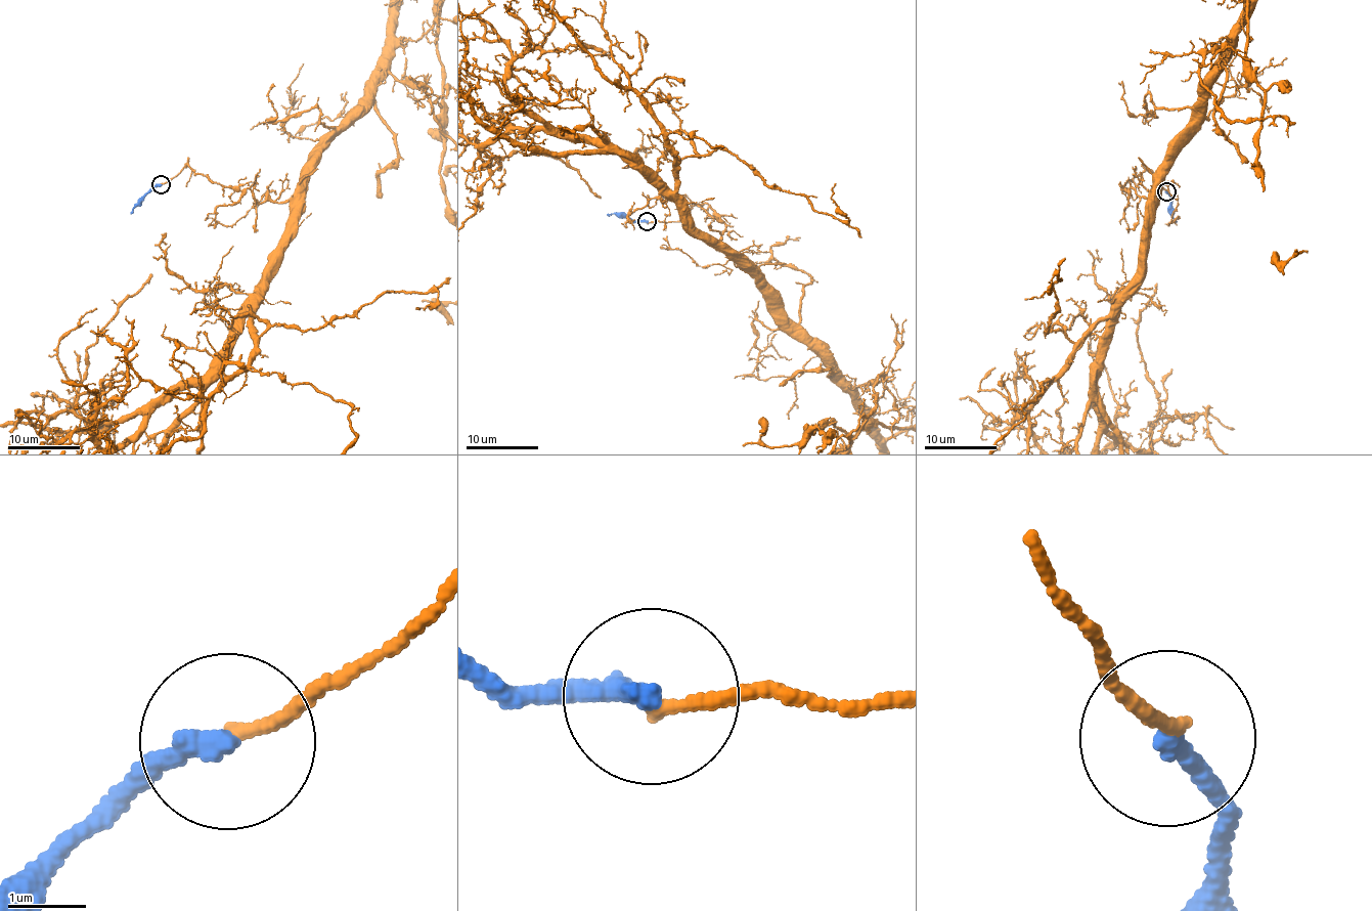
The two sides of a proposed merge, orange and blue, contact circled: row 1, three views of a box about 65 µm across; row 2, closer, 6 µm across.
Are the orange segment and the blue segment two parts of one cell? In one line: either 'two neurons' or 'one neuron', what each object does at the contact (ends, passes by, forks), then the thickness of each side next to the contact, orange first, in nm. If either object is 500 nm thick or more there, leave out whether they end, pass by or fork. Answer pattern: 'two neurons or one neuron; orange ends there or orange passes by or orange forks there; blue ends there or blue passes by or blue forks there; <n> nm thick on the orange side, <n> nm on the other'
two neurons; orange ends there; blue ends there; 150 nm thick on the orange side, 280 nm on the other

